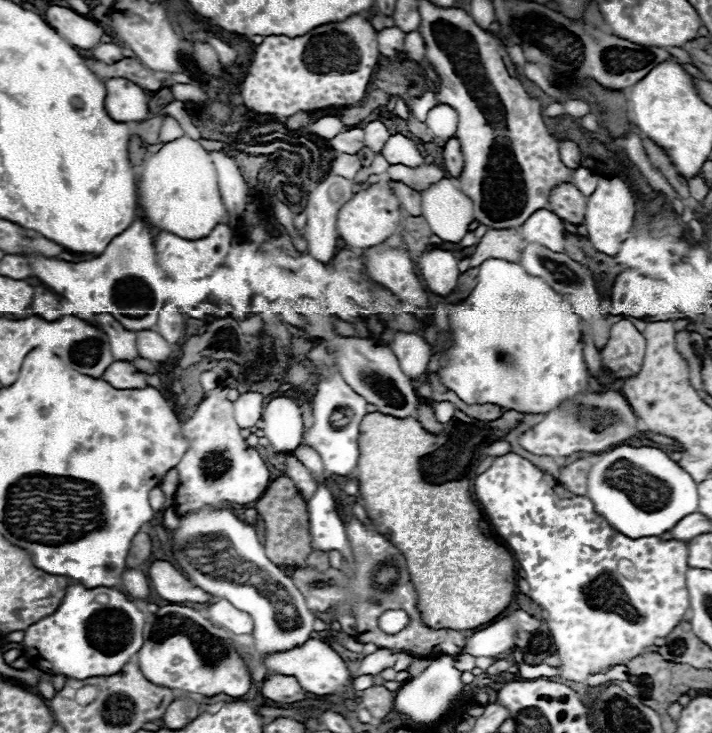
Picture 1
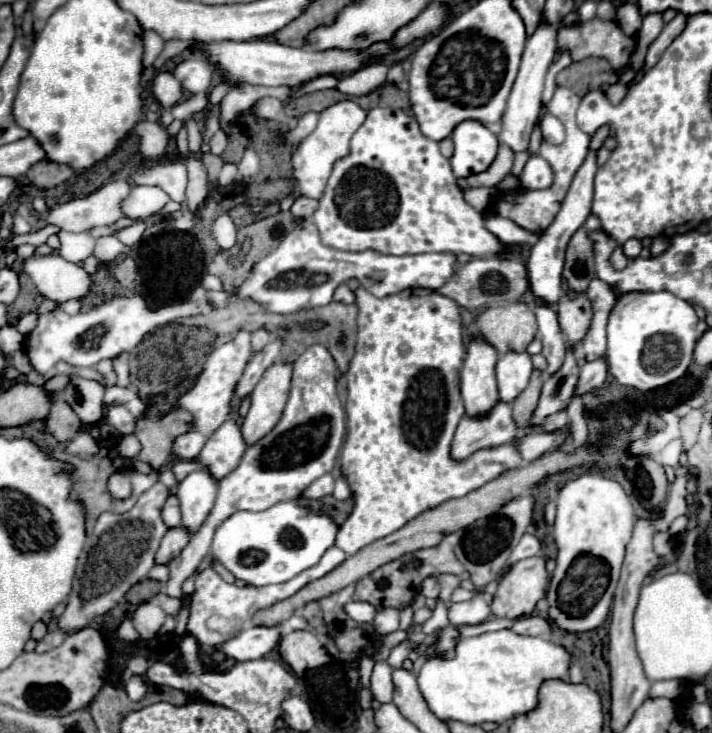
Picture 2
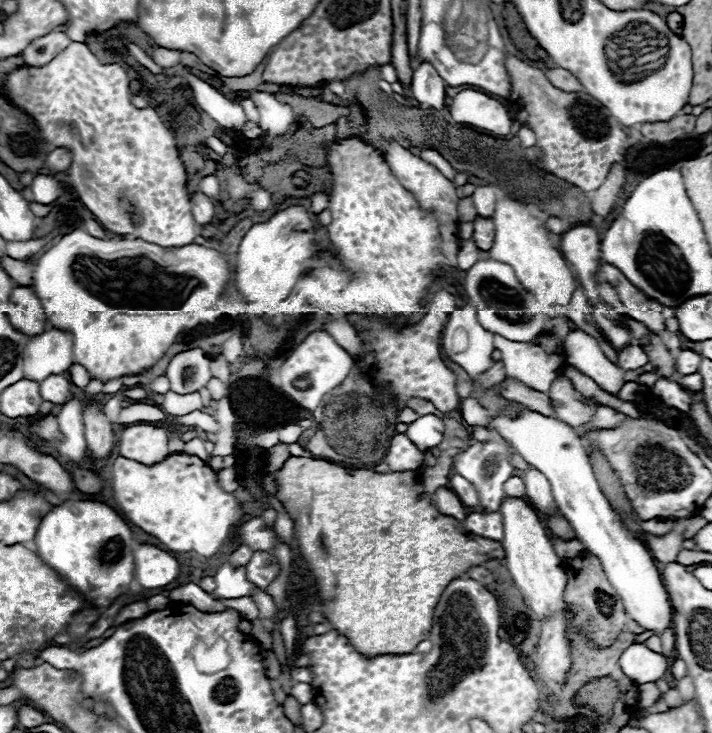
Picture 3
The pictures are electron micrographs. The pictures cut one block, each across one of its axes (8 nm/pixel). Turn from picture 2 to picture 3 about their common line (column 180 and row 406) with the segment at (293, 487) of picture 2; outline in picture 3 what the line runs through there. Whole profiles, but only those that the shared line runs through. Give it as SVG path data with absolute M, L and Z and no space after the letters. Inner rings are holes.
M564 374L554 380L554 386L550 388L548 396L552 400L556 418L574 428L588 422L598 408L598 406L586 406L580 400L576 400L576 390L574 390L570 378L566 378Z

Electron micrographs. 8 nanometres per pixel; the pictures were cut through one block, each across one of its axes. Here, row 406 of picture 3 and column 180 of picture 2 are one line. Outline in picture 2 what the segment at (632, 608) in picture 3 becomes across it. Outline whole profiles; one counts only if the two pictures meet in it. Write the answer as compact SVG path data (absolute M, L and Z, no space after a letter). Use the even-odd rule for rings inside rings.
M198 470L186 476L176 492L182 508L182 528L196 534L208 518L216 500L216 480L208 470Z

